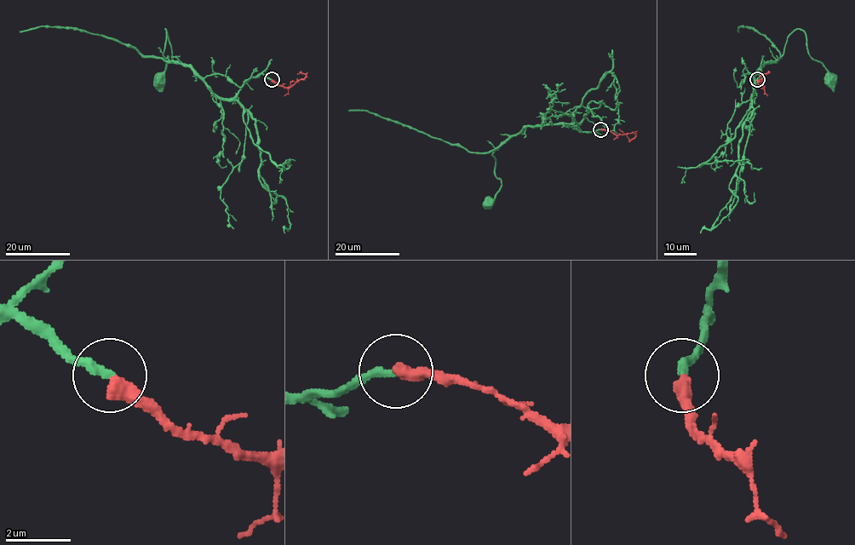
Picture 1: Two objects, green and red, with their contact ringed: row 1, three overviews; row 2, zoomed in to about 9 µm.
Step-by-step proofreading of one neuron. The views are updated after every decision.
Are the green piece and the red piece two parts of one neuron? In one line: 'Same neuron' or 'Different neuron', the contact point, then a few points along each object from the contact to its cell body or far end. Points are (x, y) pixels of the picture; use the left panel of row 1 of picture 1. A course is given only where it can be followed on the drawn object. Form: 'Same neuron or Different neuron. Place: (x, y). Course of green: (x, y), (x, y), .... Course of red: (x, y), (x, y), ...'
Same neuron. Place: (272, 79). Course of green: (272, 79), (257, 74), (234, 97), (220, 99), (186, 65), (163, 54), (166, 29), (172, 59), (157, 78). Course of red: (272, 79), (278, 85), (290, 88), (306, 76), (297, 73)

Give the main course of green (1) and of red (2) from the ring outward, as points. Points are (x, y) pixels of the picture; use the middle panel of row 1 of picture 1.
1: (601, 129), (579, 132), (563, 123), (525, 125), (492, 154), (496, 176), (502, 186), (487, 203)
2: (601, 129), (620, 134), (635, 133), (635, 137), (630, 140), (626, 136)

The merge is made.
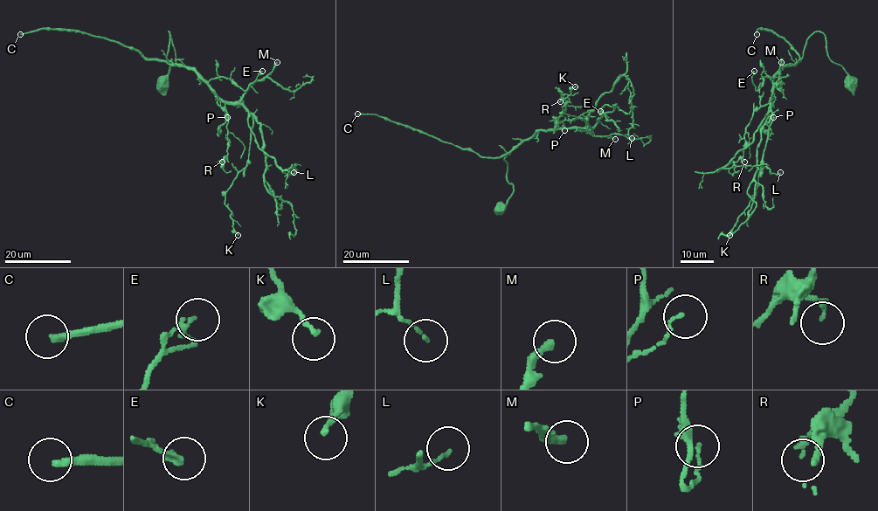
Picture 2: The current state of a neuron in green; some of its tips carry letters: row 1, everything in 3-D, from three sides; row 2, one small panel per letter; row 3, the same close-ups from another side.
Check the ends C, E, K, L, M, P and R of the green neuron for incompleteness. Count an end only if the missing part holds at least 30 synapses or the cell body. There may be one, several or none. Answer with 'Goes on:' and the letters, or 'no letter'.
Goes on: C

